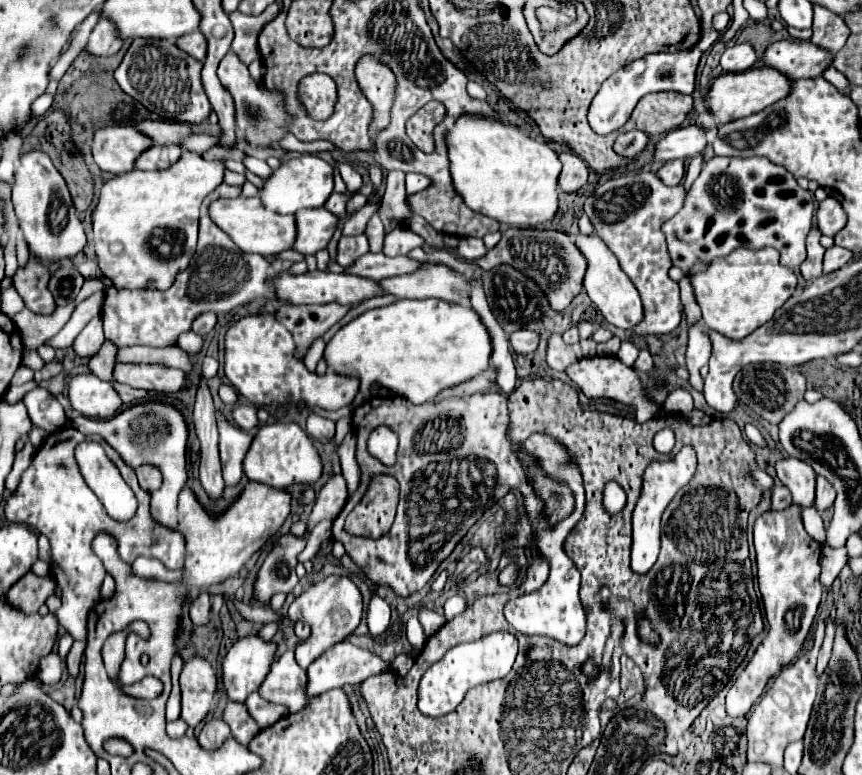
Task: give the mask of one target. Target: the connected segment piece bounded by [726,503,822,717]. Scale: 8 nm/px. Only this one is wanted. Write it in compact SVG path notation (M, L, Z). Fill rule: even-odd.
M790 505L784 511L766 511L760 517L756 517L754 521L754 547L756 547L756 563L758 563L758 585L760 585L760 593L762 593L762 601L764 601L764 609L766 609L766 619L770 625L770 631L766 635L766 639L762 641L762 645L756 649L752 661L748 663L748 667L742 671L742 675L734 681L734 685L730 687L728 695L726 695L726 711L732 717L744 717L750 707L756 703L756 699L762 695L766 683L778 675L782 671L784 665L790 665L796 657L798 651L802 649L802 643L812 627L812 621L816 617L816 609L820 605L820 597L822 597L822 587L820 587L820 543L816 543L802 525L802 507L800 505Z

